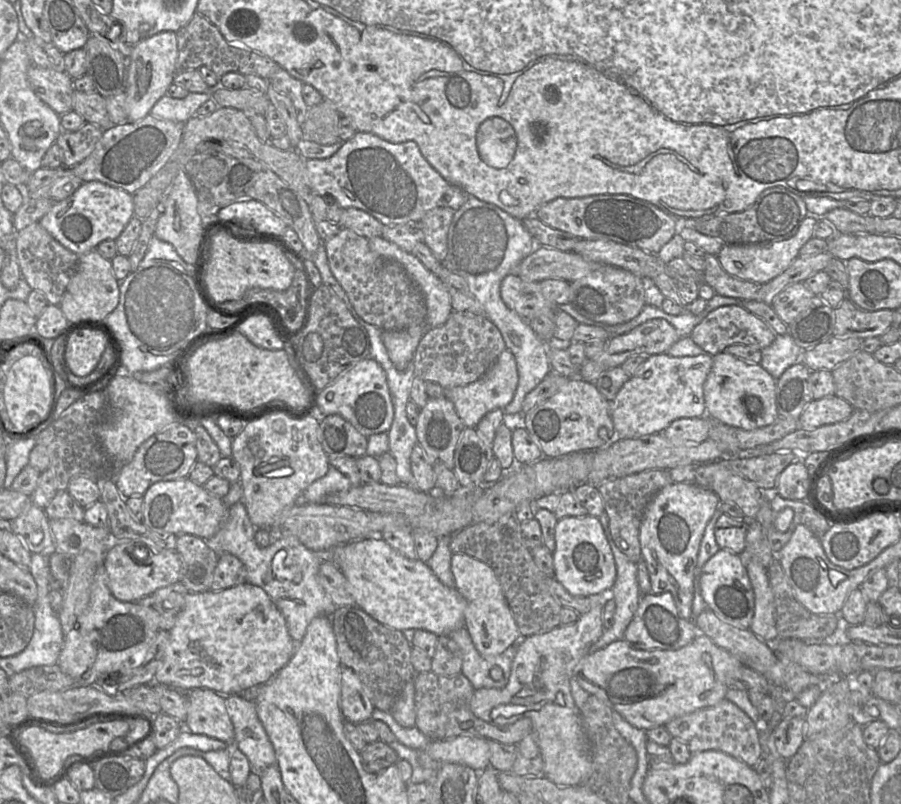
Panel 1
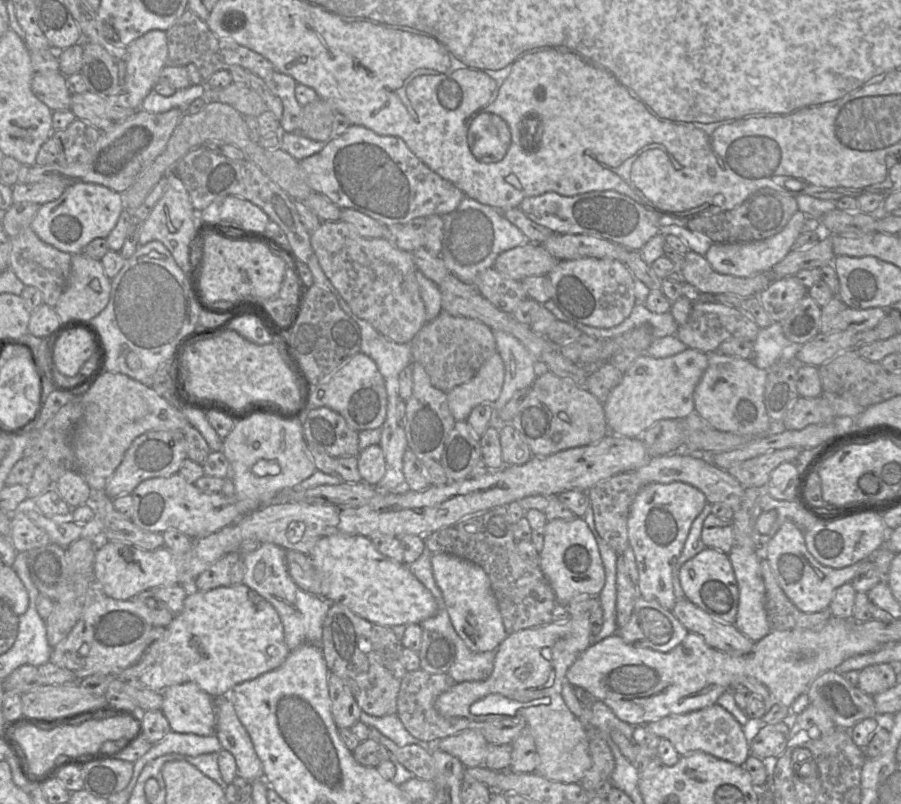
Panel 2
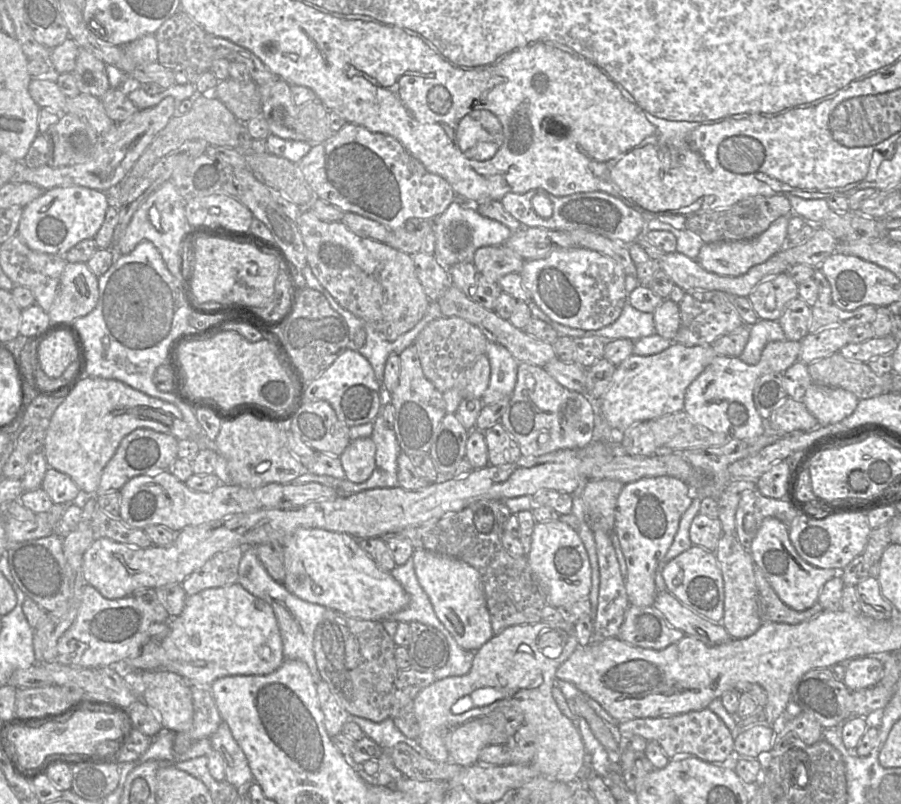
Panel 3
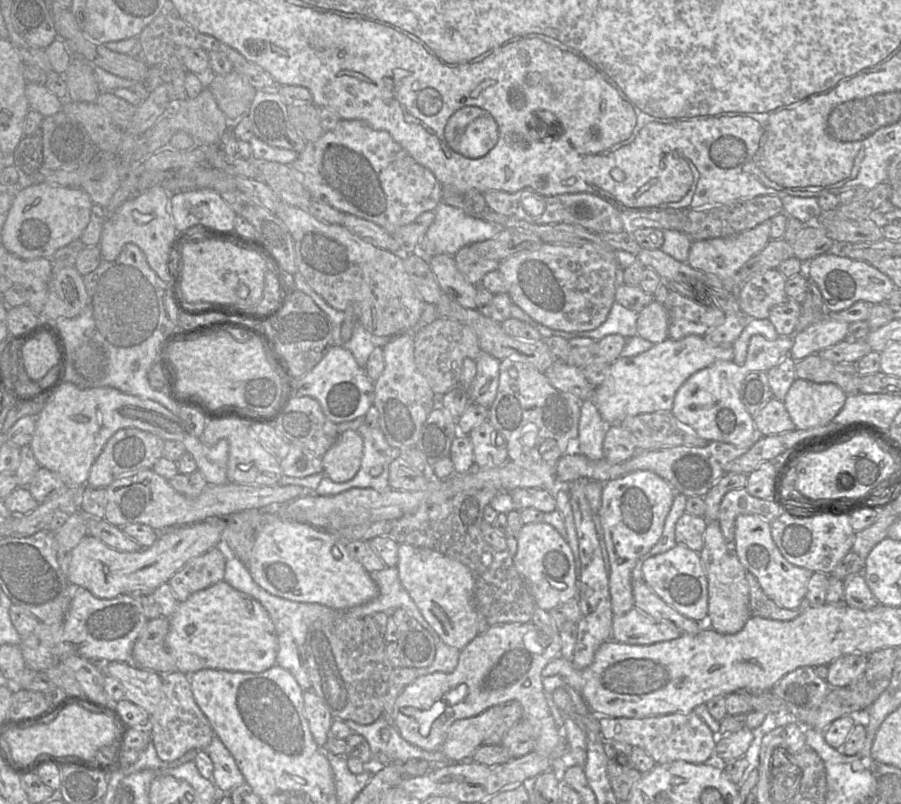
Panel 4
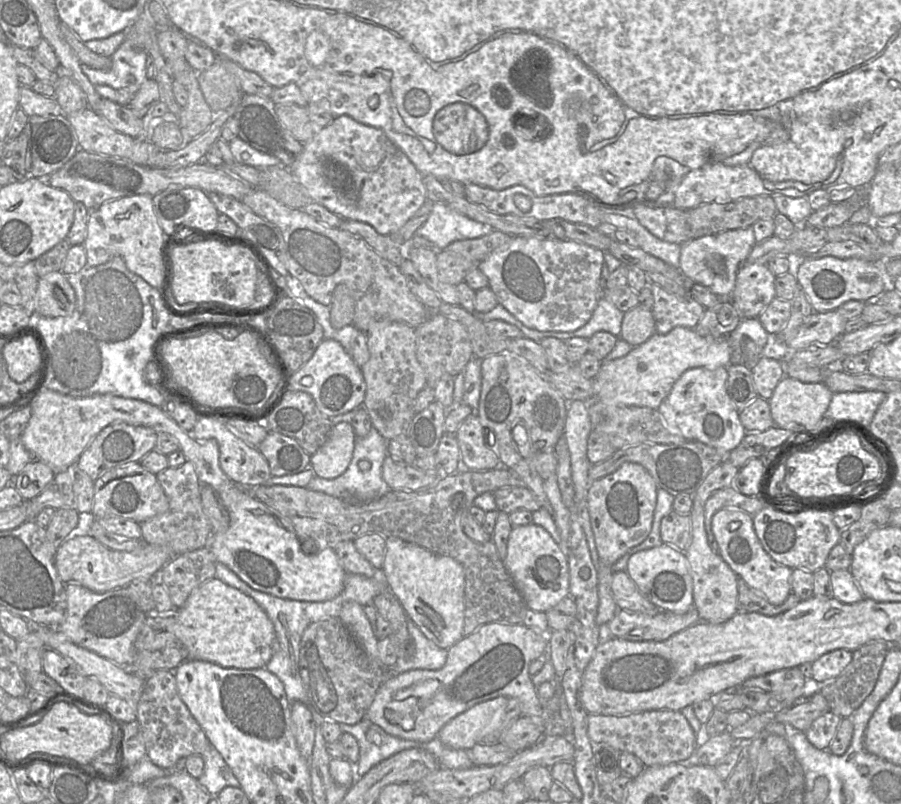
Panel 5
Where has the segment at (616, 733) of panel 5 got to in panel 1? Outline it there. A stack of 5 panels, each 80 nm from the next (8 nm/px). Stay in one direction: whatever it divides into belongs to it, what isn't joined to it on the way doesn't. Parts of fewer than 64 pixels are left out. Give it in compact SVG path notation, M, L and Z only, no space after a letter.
M725 698L714 706L677 717L664 727L673 738L686 744L692 754L710 750L720 751L751 767L763 759L757 724L737 705Z

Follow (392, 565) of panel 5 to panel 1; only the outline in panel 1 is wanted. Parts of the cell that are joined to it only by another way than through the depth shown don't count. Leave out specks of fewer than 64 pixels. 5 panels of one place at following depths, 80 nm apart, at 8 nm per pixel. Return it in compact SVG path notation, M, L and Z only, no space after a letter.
M453 554L451 572L453 587L466 600L464 628L481 655L499 655L518 643L520 637L526 637L521 636L501 584L489 565L466 554Z

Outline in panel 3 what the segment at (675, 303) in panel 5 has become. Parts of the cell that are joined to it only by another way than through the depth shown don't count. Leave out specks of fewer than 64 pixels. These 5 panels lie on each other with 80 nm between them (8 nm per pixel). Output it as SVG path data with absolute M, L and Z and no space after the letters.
M678 286L673 288L669 300L678 303L680 308L681 321L674 341L685 346L711 345L718 338L734 332L745 324L732 305L715 305L712 302L697 300Z

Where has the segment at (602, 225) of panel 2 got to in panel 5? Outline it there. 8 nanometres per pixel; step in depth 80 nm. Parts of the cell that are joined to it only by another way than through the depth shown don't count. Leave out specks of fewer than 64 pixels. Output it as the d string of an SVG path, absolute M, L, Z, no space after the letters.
M466 184L465 197L472 203L483 205L498 214L510 214L519 217L534 218L540 221L563 219L573 223L581 223L596 228L603 223L603 212L599 205L591 199L575 193L552 195L536 195L524 185L495 190L489 187Z

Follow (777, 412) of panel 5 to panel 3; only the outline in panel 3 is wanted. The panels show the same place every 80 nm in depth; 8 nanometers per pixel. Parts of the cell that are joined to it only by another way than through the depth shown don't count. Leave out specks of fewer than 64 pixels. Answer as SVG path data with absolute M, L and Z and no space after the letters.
M812 384L801 402L815 416L820 426L827 426L850 416L855 411L859 399L842 388Z

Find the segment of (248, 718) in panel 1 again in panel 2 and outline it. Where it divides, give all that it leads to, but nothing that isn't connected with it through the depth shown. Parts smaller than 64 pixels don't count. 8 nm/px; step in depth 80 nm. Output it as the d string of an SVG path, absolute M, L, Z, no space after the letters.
M226 697L215 698L216 731L222 750L231 753L237 766L237 778L254 782L263 779L263 766L234 706Z

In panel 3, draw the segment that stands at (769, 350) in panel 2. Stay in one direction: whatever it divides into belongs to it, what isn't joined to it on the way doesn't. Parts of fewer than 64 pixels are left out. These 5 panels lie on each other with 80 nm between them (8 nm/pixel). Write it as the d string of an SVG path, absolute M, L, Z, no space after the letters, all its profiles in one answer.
M758 320L750 326L749 340L739 358L748 365L755 365L769 342L785 340L787 338L778 321Z

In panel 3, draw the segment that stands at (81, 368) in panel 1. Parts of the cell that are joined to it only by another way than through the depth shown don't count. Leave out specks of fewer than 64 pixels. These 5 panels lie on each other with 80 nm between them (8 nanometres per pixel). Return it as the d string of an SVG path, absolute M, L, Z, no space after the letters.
M59 330L39 341L37 348L39 369L50 378L60 377L75 362L83 361L82 341L72 331Z

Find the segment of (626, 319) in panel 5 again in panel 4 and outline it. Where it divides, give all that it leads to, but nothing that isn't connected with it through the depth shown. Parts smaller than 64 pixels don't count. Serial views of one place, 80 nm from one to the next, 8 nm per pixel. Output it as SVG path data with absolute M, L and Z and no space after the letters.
M653 301L638 312L637 336L654 344L669 338L669 314L659 302Z

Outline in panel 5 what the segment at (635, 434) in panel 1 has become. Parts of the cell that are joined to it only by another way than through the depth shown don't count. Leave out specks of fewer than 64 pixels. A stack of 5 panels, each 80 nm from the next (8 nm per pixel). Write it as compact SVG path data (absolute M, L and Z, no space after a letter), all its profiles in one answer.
M677 326L666 334L655 333L619 359L601 360L602 366L594 379L594 398L612 405L657 409L685 371L727 367L731 357L728 336L703 336L694 329Z

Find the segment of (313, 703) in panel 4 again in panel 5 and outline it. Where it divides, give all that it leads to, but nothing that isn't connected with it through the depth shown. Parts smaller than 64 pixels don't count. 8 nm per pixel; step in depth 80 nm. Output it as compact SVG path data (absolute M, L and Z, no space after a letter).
M302 702L292 703L291 720L297 747L301 755L308 759L312 753L317 723L311 709Z

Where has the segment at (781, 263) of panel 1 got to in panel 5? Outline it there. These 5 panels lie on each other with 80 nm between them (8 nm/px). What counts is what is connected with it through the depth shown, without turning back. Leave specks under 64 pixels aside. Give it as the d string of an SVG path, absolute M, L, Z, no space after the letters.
M751 226L692 238L681 244L678 269L686 278L707 287L723 300L731 300L737 273L756 243Z

